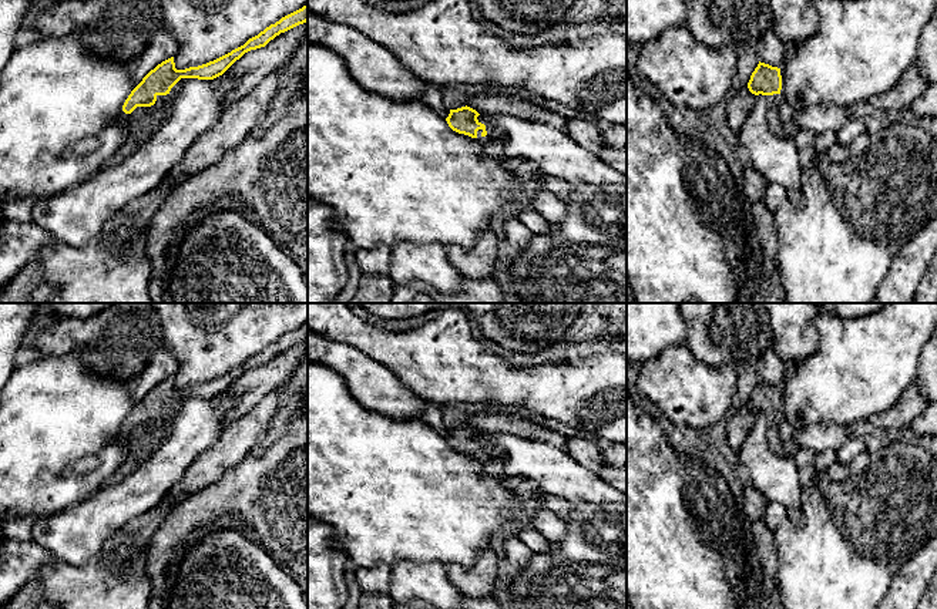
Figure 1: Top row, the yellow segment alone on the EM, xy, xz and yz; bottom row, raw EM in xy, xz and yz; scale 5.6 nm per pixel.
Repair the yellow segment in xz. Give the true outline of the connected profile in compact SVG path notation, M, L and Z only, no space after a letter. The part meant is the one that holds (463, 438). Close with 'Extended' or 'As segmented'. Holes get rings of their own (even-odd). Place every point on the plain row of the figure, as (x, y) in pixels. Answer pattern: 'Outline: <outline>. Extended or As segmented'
Outline: M466 424L457 428L450 428L446 440L453 450L468 454L471 457L477 457L483 461L488 461L496 457L504 460L504 451L498 447L486 445L481 443L477 438L478 434L480 433L476 428Z. Extended

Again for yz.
Outline: M760 381L755 387L748 401L748 407L755 414L765 414L769 421L768 444L776 455L795 455L797 444L795 441L783 441L779 434L782 423L782 394L780 387Z. Extended

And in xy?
Outline: M308 323L282 336L279 340L271 343L258 354L249 357L244 364L214 380L185 388L175 387L174 376L158 383L142 397L142 400L131 410L131 413L125 418L122 430L128 435L122 441L122 445L127 448L128 457L125 458L122 465L97 488L97 491L107 484L118 484L137 465L142 464L152 455L161 441L162 434L159 428L152 428L151 425L155 421L161 421L161 418L167 413L169 413L171 407L177 401L182 401L188 397L214 398L222 394L245 371L265 366L281 351L285 351L306 340Z. Extended

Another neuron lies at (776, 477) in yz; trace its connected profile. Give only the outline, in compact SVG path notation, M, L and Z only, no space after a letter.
M756 414L756 420L735 457L740 461L745 475L755 489L763 495L765 501L768 504L782 504L787 518L795 525L803 525L803 488L795 455L776 455L768 444L768 428L766 415Z

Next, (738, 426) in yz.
M748 406L742 407L735 414L728 415L726 443L729 448L733 451L733 454L739 451L755 420L756 420L756 414L752 413Z

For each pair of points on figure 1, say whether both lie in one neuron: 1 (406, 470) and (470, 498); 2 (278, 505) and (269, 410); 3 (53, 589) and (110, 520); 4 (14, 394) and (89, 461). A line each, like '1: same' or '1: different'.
1: same
2: different
3: different
4: different

